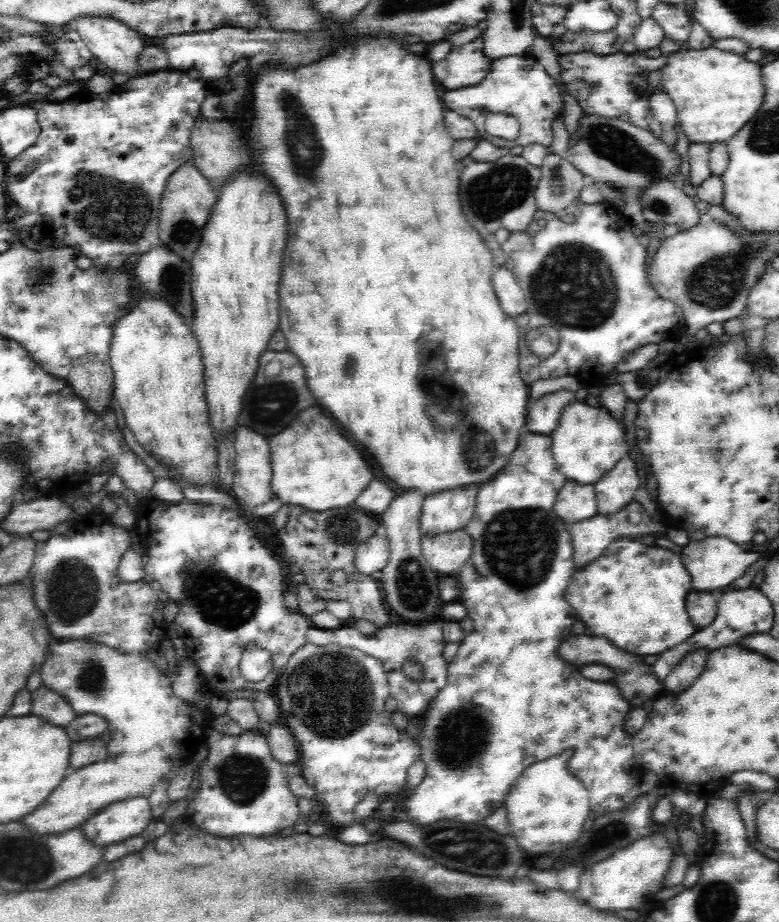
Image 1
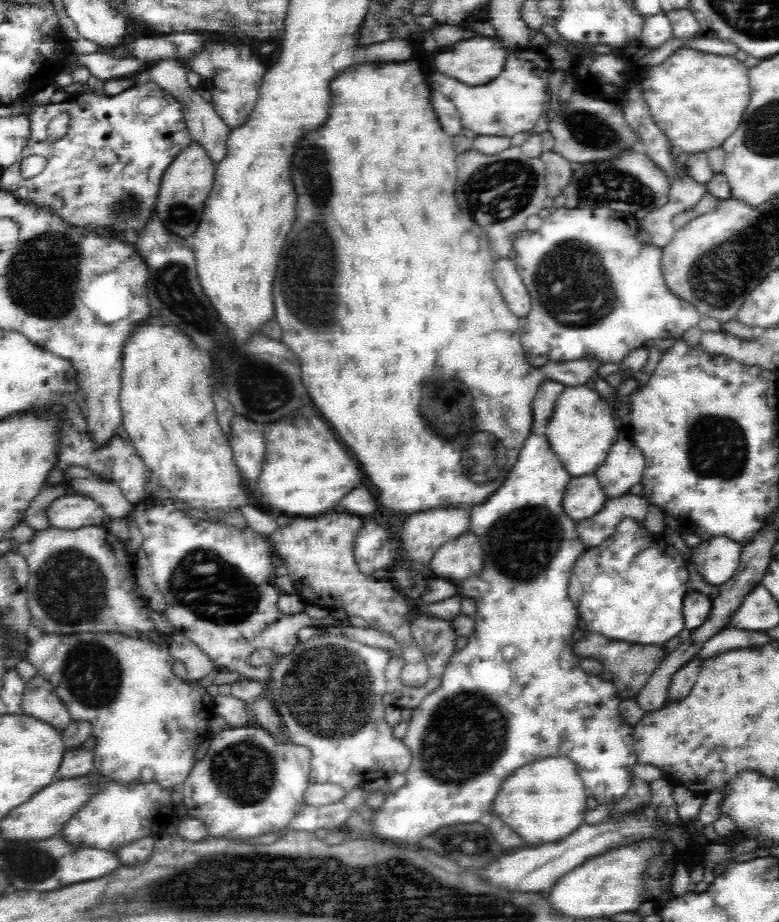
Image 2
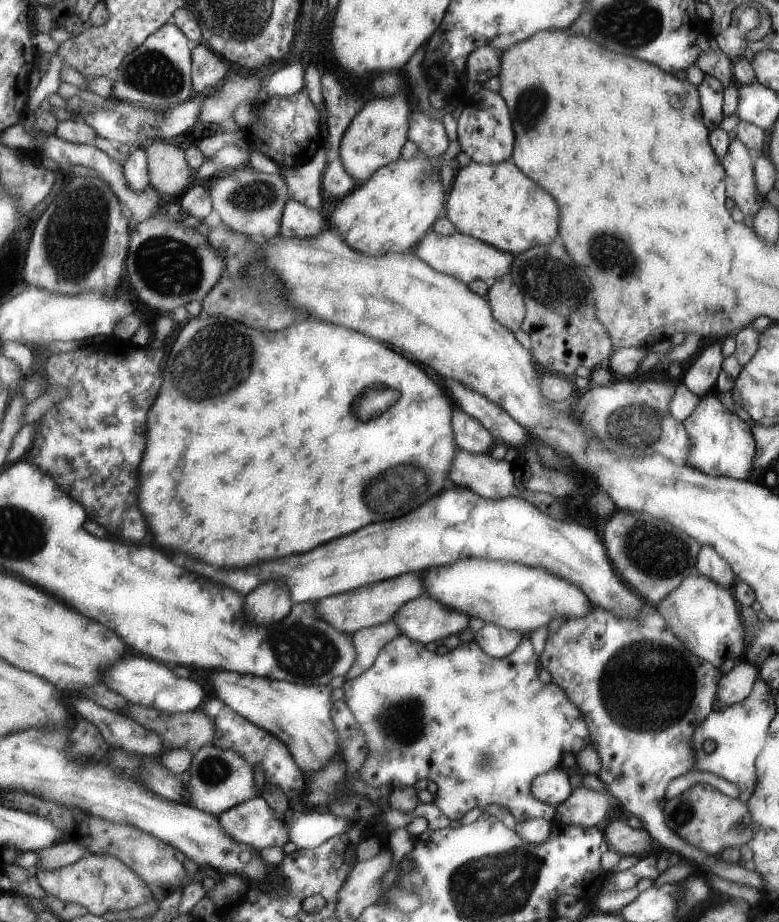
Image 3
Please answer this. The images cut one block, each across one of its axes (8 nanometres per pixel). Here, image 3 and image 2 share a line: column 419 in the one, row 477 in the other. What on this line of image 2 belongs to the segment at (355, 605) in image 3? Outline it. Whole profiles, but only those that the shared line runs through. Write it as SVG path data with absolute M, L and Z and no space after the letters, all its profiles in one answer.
M595 474L571 477L563 494L563 509L572 520L582 521L602 510L607 493Z

